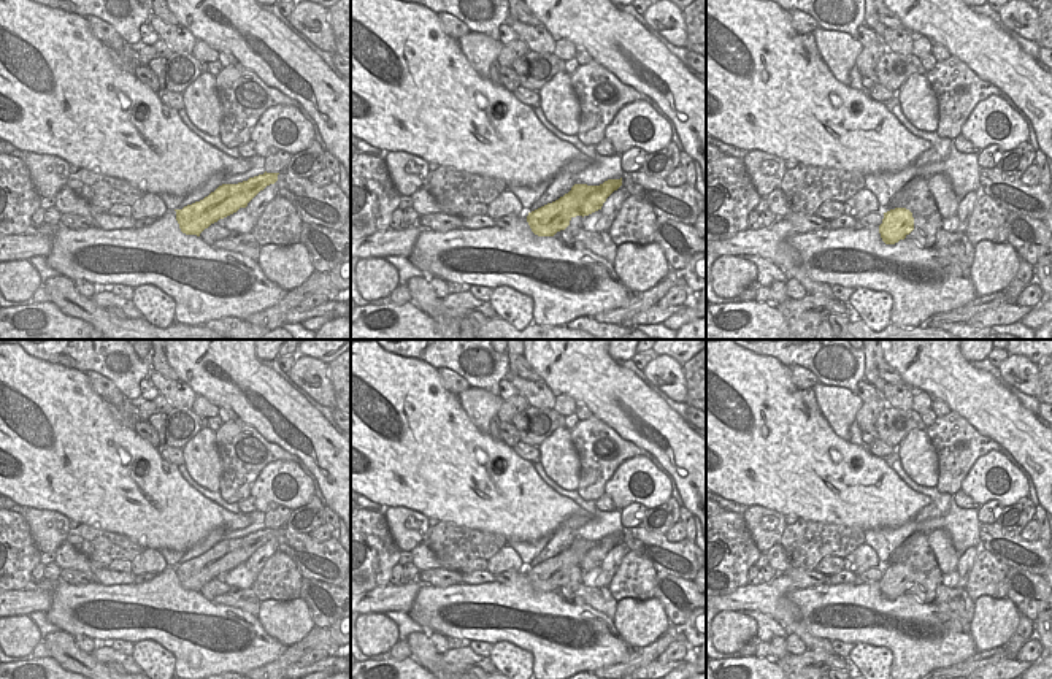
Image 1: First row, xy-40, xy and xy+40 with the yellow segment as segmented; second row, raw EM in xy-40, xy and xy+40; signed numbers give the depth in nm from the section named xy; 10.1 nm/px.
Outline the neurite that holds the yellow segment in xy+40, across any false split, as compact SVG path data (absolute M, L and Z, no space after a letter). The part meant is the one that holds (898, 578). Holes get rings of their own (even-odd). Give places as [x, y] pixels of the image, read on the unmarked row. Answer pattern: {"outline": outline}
{"outline": "M895 563L884 568L879 581L881 593L885 600L895 600L904 595L914 585L912 568L906 563Z"}

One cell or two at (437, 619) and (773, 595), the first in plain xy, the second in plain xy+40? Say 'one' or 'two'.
two

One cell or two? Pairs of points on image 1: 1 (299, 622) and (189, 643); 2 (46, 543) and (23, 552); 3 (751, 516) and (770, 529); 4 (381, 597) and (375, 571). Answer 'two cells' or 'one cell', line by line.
1: two cells
2: two cells
3: one cell
4: two cells

